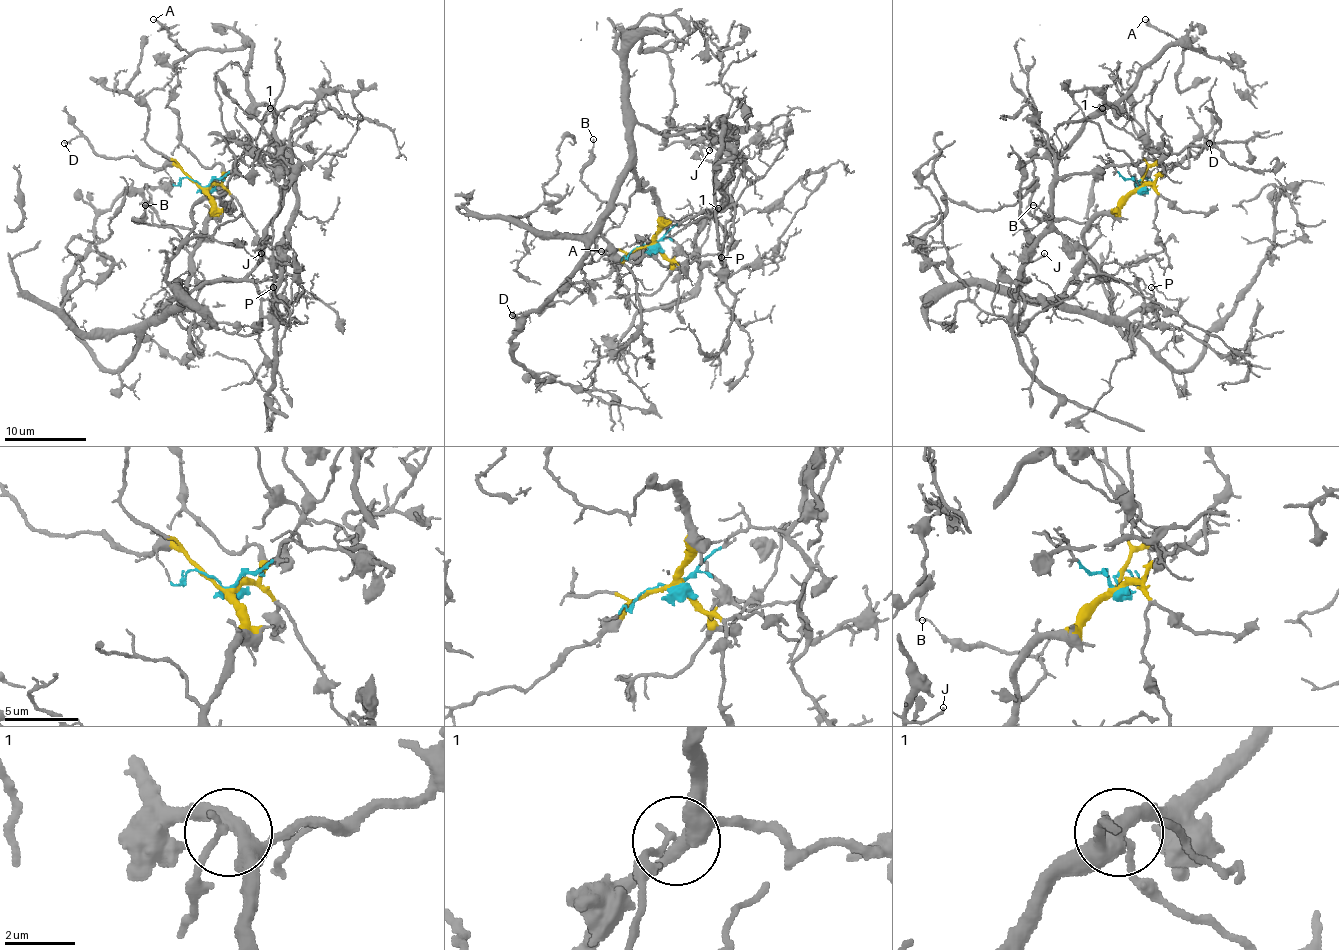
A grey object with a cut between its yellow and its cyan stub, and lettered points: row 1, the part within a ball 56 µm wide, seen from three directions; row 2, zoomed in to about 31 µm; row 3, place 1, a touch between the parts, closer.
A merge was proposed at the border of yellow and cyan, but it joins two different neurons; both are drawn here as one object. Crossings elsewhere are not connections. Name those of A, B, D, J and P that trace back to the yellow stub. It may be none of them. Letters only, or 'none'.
B, D, J

